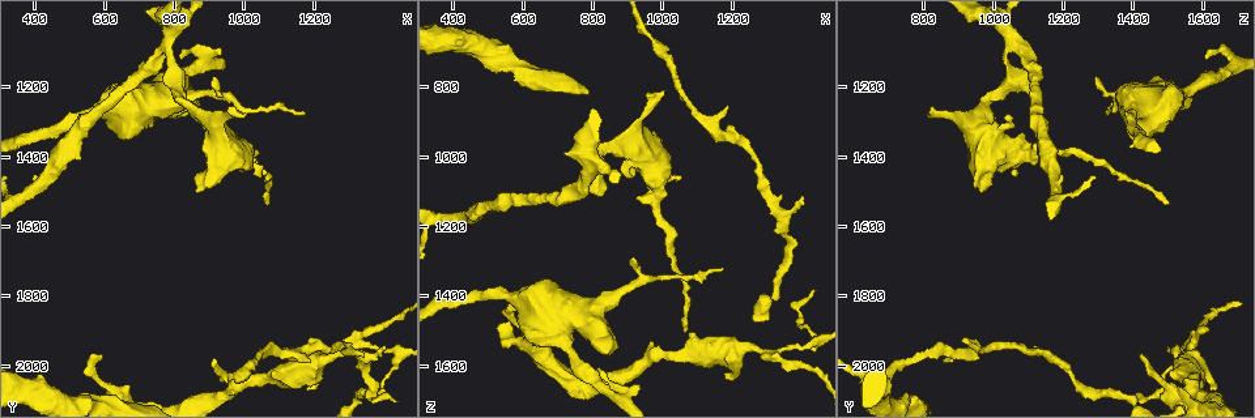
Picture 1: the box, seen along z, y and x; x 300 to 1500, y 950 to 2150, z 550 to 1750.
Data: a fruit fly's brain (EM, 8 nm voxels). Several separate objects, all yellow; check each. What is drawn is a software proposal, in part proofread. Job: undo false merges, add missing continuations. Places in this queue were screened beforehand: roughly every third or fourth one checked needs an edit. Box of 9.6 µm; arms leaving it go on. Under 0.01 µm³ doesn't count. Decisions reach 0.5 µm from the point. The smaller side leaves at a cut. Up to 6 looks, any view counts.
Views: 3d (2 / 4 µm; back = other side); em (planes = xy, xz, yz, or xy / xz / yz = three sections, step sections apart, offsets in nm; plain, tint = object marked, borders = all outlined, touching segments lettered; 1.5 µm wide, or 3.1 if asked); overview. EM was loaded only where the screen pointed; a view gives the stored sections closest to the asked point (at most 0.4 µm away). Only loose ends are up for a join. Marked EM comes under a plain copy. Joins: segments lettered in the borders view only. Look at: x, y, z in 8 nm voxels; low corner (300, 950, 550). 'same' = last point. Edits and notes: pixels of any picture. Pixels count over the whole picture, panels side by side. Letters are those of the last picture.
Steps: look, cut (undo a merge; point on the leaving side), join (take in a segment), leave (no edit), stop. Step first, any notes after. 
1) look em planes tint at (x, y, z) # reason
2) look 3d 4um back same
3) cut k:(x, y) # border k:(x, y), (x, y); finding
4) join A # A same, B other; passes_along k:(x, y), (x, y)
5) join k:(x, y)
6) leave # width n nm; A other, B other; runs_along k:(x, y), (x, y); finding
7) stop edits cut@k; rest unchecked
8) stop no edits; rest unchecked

look 3d 2um at (870, 1500, 960) # free end

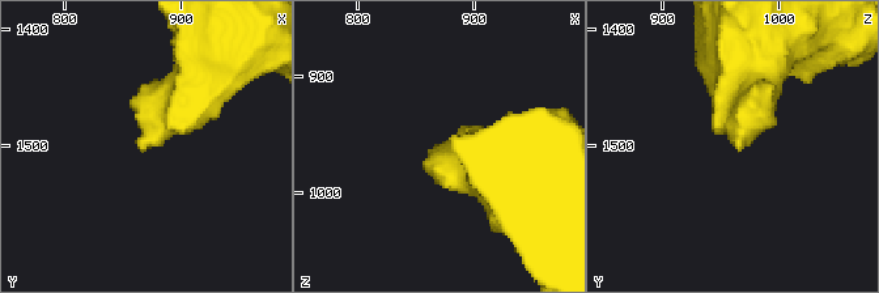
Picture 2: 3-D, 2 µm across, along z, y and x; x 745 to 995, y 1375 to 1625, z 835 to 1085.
look em yz step 8 tint at (864, 1502, 968) # need the tissue

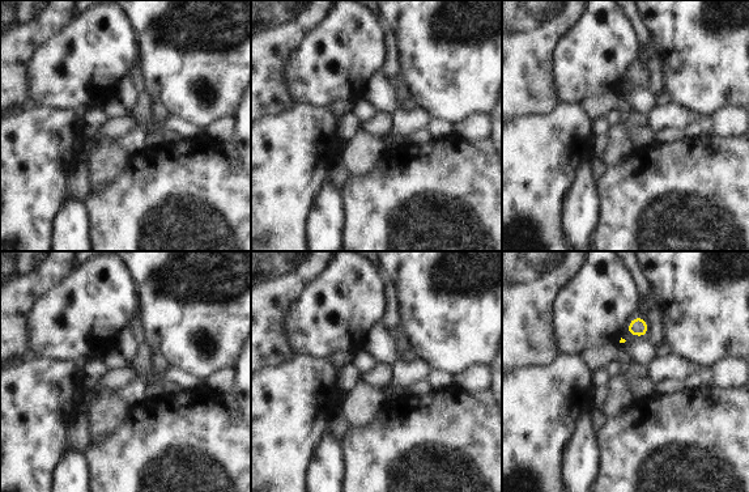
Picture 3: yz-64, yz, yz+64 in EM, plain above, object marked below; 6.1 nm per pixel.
look em planes borders same # another direction

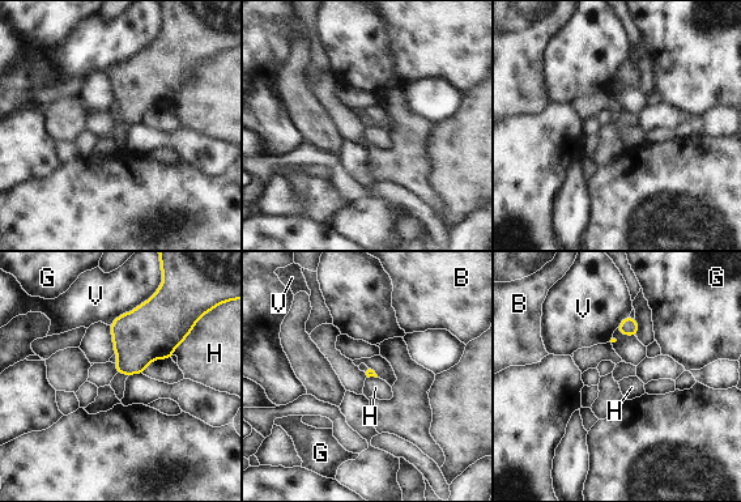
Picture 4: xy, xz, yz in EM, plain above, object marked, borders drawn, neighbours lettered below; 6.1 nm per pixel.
leave # B other, G other, H other, V other; border 4:(192, 327), (191, 332), (171, 354); none of them fits

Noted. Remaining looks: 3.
look em planes borders at (1170, 1280, 1320) # an open end

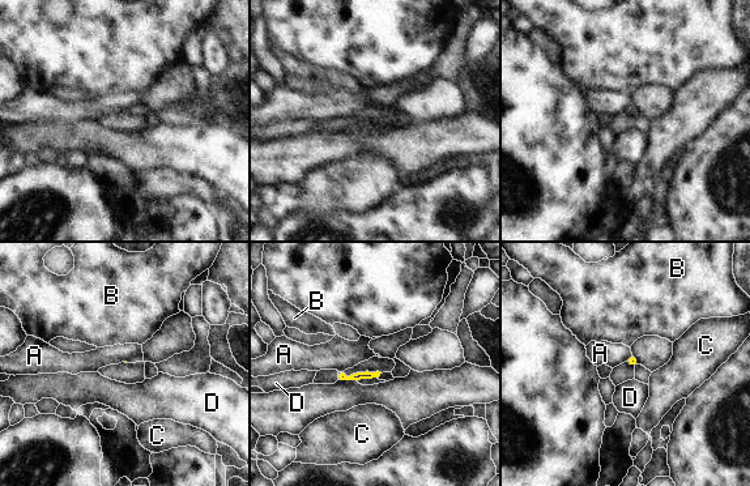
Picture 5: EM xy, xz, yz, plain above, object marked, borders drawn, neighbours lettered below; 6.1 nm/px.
leave # A other, B other, C other, D other; border 5:(631, 353), (625, 361); no lettered segment goes on from it

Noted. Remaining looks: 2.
look em yz step 4 borders at (1310, 1950, 1570) # narrows sharply

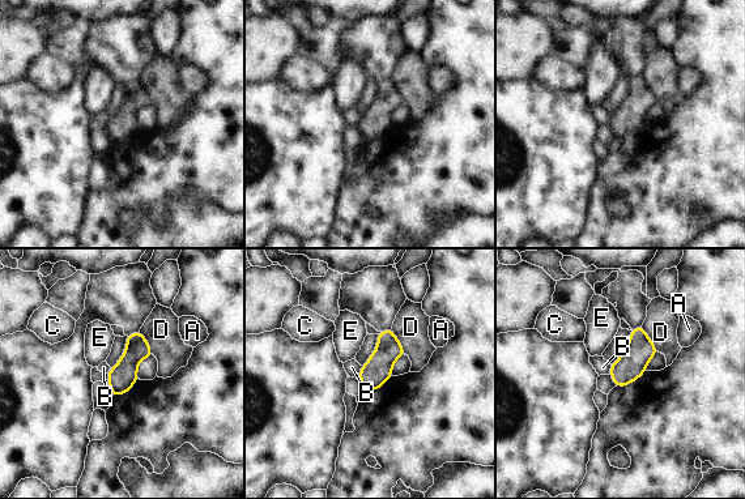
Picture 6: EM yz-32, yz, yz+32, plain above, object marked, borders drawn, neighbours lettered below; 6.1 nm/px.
leave # A other, B other, C other, D other, E other; border 6:(362, 366), (357, 375); all the same neuron

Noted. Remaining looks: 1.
stop no edits; rest unchecked

